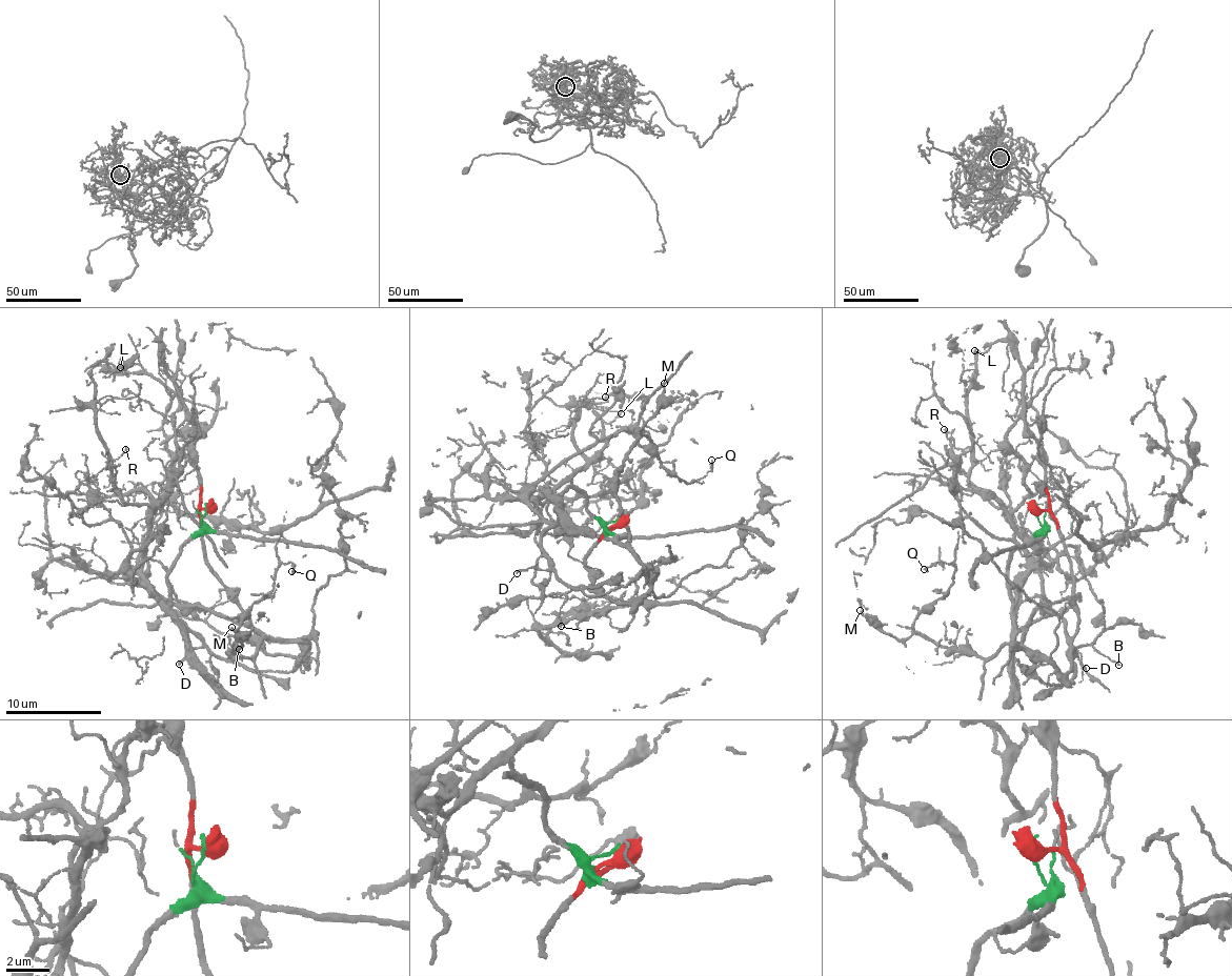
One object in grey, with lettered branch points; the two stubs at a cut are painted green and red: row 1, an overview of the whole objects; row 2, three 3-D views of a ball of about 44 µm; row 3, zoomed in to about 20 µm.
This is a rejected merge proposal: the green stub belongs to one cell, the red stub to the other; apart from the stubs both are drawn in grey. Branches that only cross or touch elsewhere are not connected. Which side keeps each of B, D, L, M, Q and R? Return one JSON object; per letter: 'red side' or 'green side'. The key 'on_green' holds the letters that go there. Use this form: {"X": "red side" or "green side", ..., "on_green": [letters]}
{"B": "red side", "D": "green side", "L": "green side", "M": "red side", "Q": "red side", "R": "green side", "on_green": ["D", "L", "R"]}

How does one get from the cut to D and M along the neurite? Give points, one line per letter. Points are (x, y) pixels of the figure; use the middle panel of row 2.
D: (618, 520), (604, 524), (570, 487), (556, 497), (557, 519), (541, 540), (550, 568), (518, 573)
M: (618, 520), (585, 568), (593, 587), (631, 604), (646, 592), (648, 569), (620, 514), (617, 469), (663, 383)

